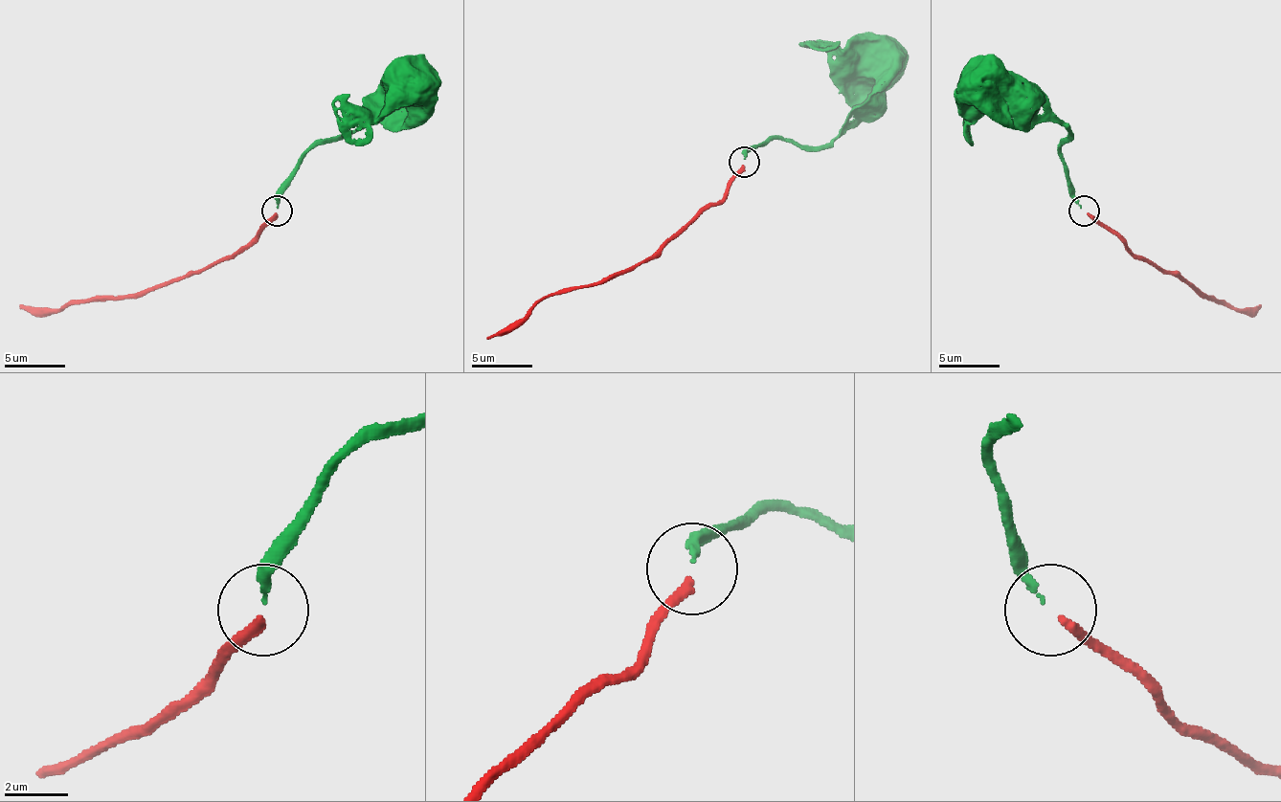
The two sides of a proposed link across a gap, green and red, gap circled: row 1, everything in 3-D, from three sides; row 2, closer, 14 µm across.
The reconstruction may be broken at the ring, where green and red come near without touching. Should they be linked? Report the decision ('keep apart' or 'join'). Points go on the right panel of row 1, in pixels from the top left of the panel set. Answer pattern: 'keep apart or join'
join

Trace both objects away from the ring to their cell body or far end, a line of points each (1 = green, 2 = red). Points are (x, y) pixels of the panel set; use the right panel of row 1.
1: (1081, 208), (1060, 152), (1069, 137), (1069, 128), (1032, 85), (990, 82), (977, 77)
2: (1088, 213), (1114, 229), (1136, 256), (1203, 296), (1240, 308), (1261, 305)

